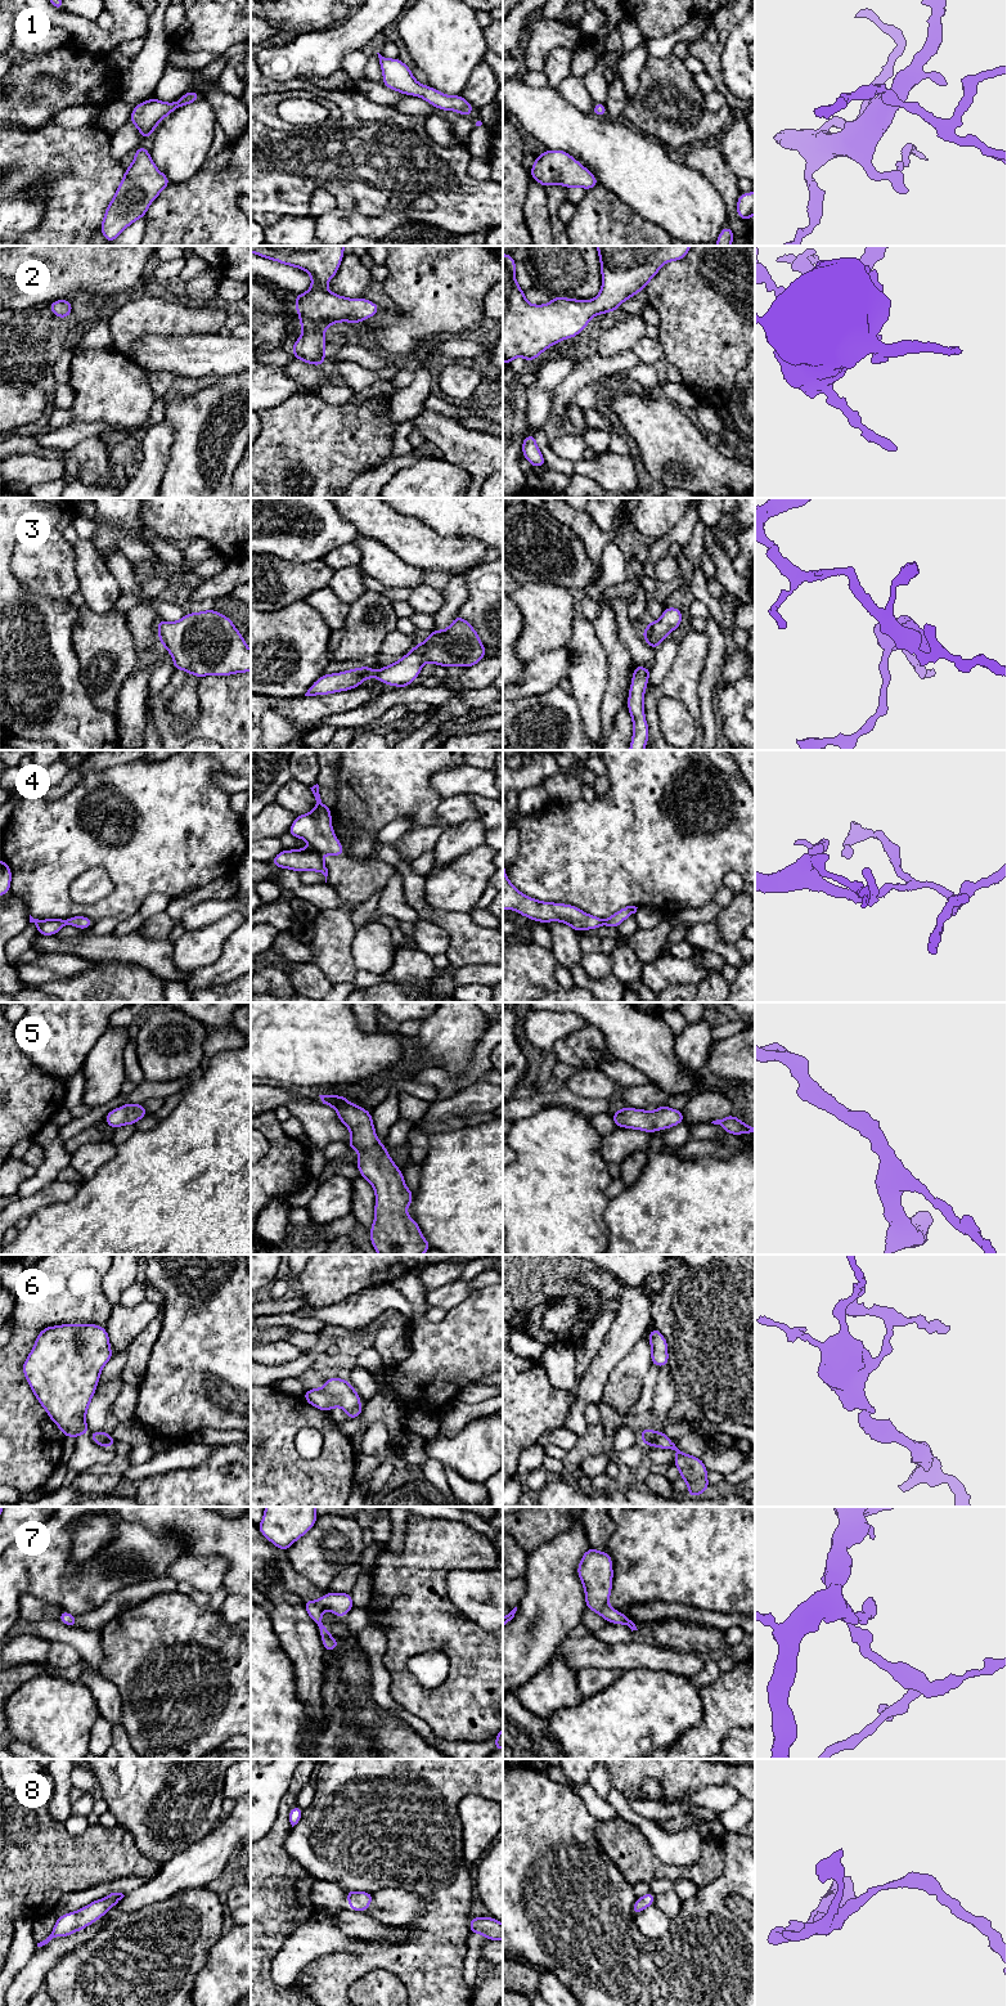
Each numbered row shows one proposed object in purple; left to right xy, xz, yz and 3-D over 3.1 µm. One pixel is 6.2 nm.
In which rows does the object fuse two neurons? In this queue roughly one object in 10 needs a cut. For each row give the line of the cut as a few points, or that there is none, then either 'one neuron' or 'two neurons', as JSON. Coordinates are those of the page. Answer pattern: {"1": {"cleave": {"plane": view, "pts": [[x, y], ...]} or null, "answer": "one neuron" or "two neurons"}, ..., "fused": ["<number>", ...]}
{"1": {"cleave": null, "answer": "one neuron"}, "2": {"cleave": null, "answer": "one neuron"}, "3": {"cleave": null, "answer": "one neuron"}, "4": {"cleave": {"plane": "xz", "pts": [[313, 847], [320, 855]]}, "answer": "two neurons"}, "5": {"cleave": null, "answer": "one neuron"}, "6": {"cleave": null, "answer": "one neuron"}, "7": {"cleave": null, "answer": "one neuron"}, "8": {"cleave": null, "answer": "one neuron"}, "fused": ["4"]}

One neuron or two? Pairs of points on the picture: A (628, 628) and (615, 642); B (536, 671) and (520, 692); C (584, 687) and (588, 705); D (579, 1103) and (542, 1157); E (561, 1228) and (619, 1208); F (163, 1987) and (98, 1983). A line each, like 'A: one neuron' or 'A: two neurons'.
A: two neurons
B: one neuron
C: one neuron
D: two neurons
E: two neurons
F: one neuron

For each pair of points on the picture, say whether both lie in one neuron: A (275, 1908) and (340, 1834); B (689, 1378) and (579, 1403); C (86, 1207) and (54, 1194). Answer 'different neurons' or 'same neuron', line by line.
A: different neurons
B: different neurons
C: different neurons

